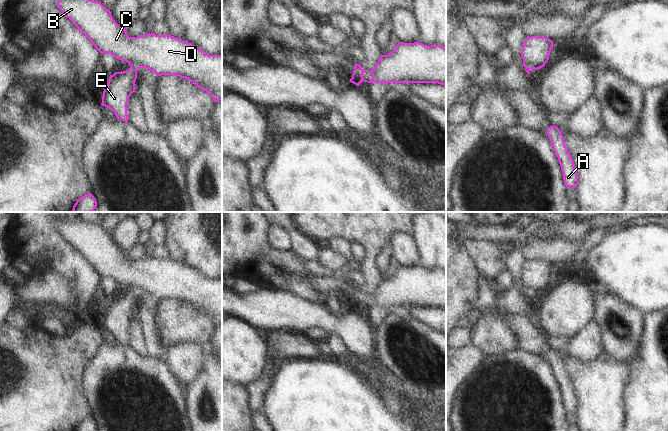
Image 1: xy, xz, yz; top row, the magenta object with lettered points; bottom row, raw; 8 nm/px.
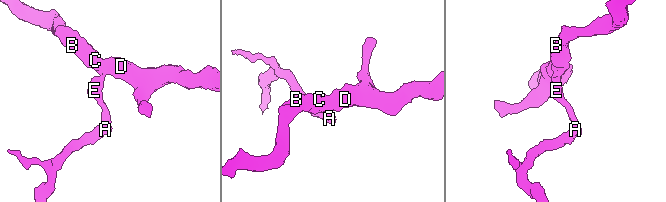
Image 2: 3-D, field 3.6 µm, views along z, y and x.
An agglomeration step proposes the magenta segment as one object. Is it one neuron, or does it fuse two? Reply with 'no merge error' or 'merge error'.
merge error

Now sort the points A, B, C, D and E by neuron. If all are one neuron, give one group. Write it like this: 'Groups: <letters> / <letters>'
Groups: A E / B C D.

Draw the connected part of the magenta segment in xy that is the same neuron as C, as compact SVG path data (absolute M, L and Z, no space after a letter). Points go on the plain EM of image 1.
M81 218L58 222L57 231L101 278L110 277L116 283L128 286L131 291L146 292L158 300L174 299L188 303L198 312L207 315L215 327L222 324L222 279L209 279L192 267L169 258L151 257L129 261L125 252L119 250L113 243L109 233L106 233L101 226L87 223Z

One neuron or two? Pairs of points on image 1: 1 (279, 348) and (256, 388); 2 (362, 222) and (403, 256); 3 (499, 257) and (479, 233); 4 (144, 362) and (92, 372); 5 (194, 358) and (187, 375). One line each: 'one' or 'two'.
1: one
2: two
3: two
4: one
5: one

